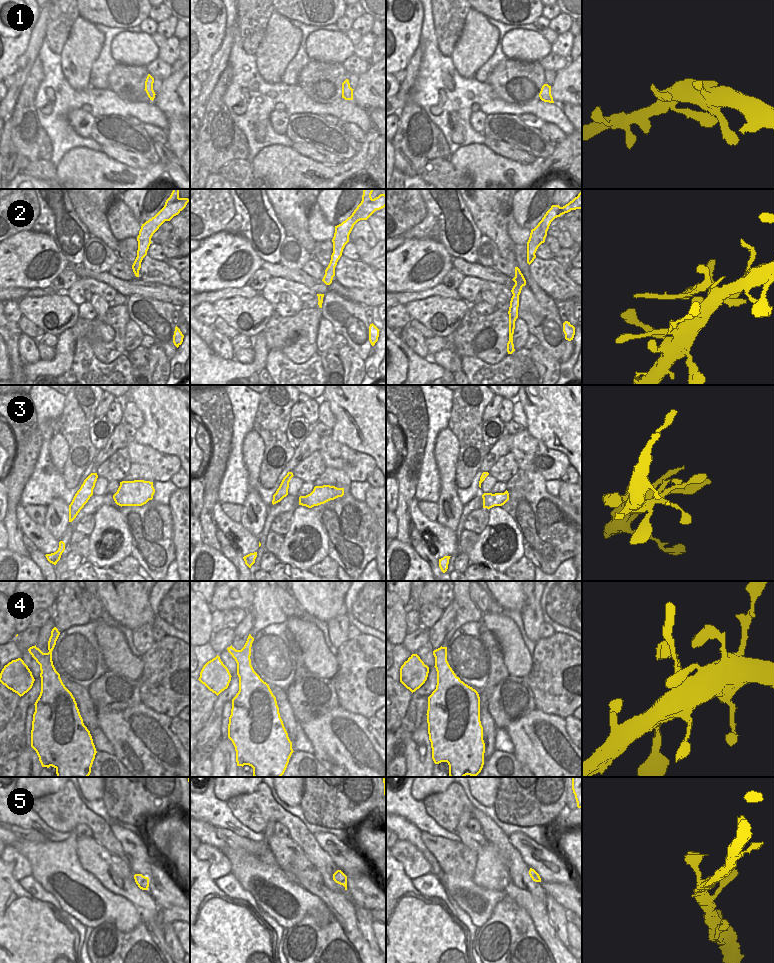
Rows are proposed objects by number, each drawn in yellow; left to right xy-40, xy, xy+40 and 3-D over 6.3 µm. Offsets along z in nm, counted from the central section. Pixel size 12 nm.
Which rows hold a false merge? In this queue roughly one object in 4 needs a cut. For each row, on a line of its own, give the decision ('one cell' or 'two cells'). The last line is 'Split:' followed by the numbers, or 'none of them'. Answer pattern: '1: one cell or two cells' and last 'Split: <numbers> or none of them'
1: one cell
2: one cell
3: one cell
4: one cell
5: one cell
Split: none of them

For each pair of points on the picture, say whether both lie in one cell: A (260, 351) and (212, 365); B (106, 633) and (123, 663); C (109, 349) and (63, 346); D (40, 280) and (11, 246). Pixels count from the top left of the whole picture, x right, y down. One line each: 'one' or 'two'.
A: one
B: one
C: two
D: one

